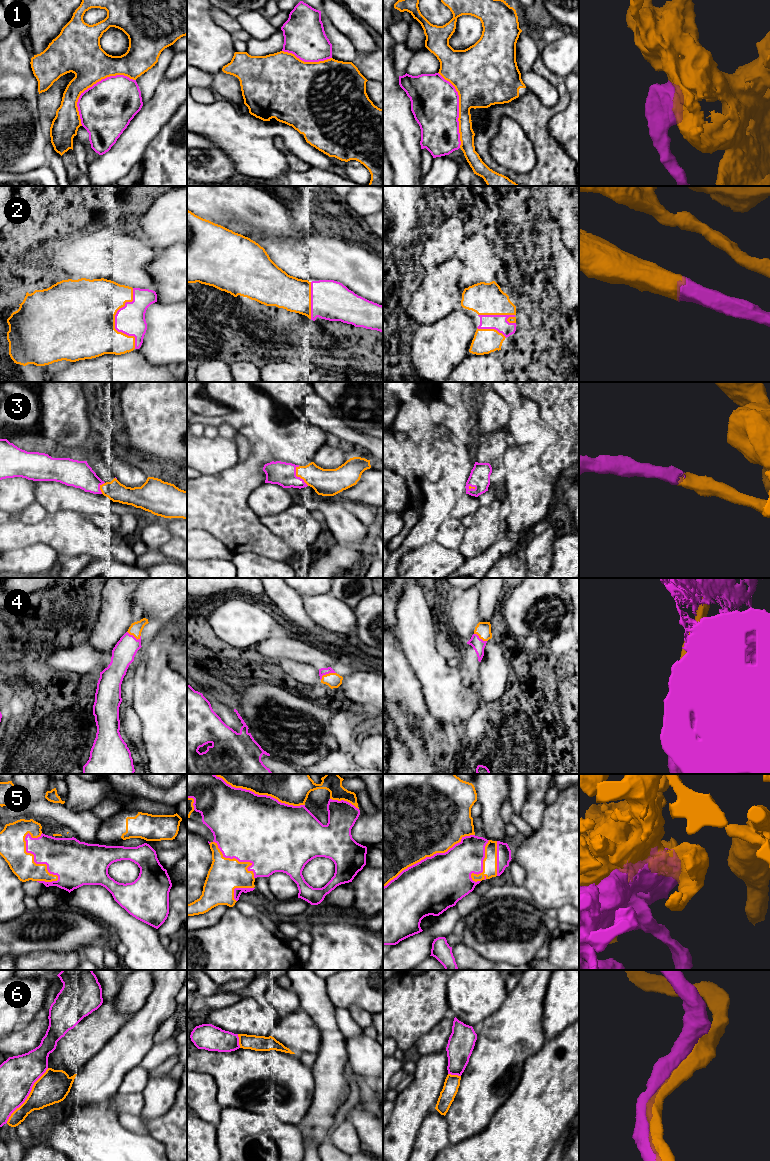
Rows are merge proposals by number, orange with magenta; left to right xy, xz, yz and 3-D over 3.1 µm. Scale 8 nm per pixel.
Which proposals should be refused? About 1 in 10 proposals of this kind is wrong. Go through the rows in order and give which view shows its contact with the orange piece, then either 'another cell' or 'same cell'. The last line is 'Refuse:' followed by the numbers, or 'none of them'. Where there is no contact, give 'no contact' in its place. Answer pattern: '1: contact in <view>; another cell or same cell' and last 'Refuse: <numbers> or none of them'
1: contact in xy; another cell
2: contact in xy; same cell
3: contact in xz; same cell
4: contact in xz; same cell
5: contact in xy; same cell
6: contact in xy; same cell
Refuse: 1

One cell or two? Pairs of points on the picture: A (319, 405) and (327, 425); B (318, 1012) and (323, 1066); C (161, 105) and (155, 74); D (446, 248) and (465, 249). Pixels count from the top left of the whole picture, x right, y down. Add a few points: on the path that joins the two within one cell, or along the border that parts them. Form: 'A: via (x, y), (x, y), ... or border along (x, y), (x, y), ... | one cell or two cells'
A: via (319, 410), (319, 413), (326, 420) | one cell
B: via (327, 1025), (328, 1053) | one cell
C: border along (163, 77), (154, 93), (143, 104) | two cells
D: border along (465, 236), (455, 256) | two cells

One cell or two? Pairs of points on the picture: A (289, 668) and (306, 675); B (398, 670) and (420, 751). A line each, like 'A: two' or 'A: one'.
A: one
B: one

